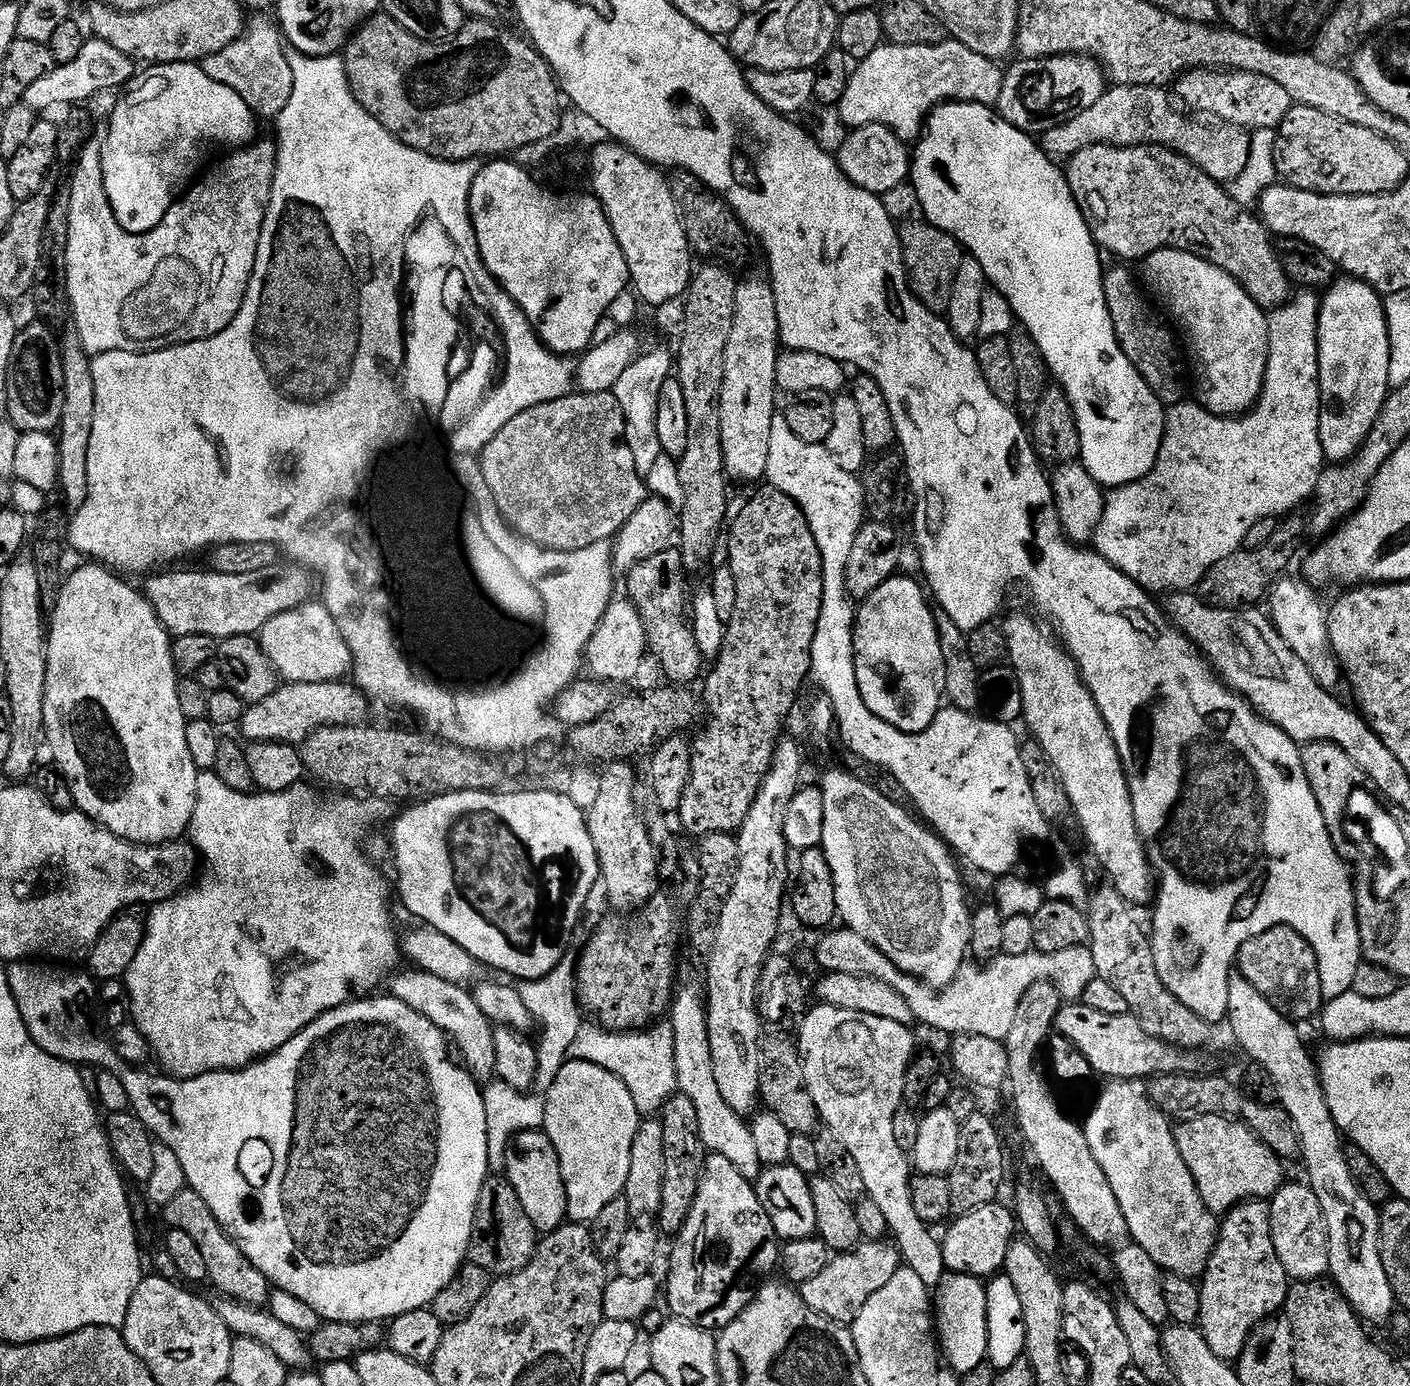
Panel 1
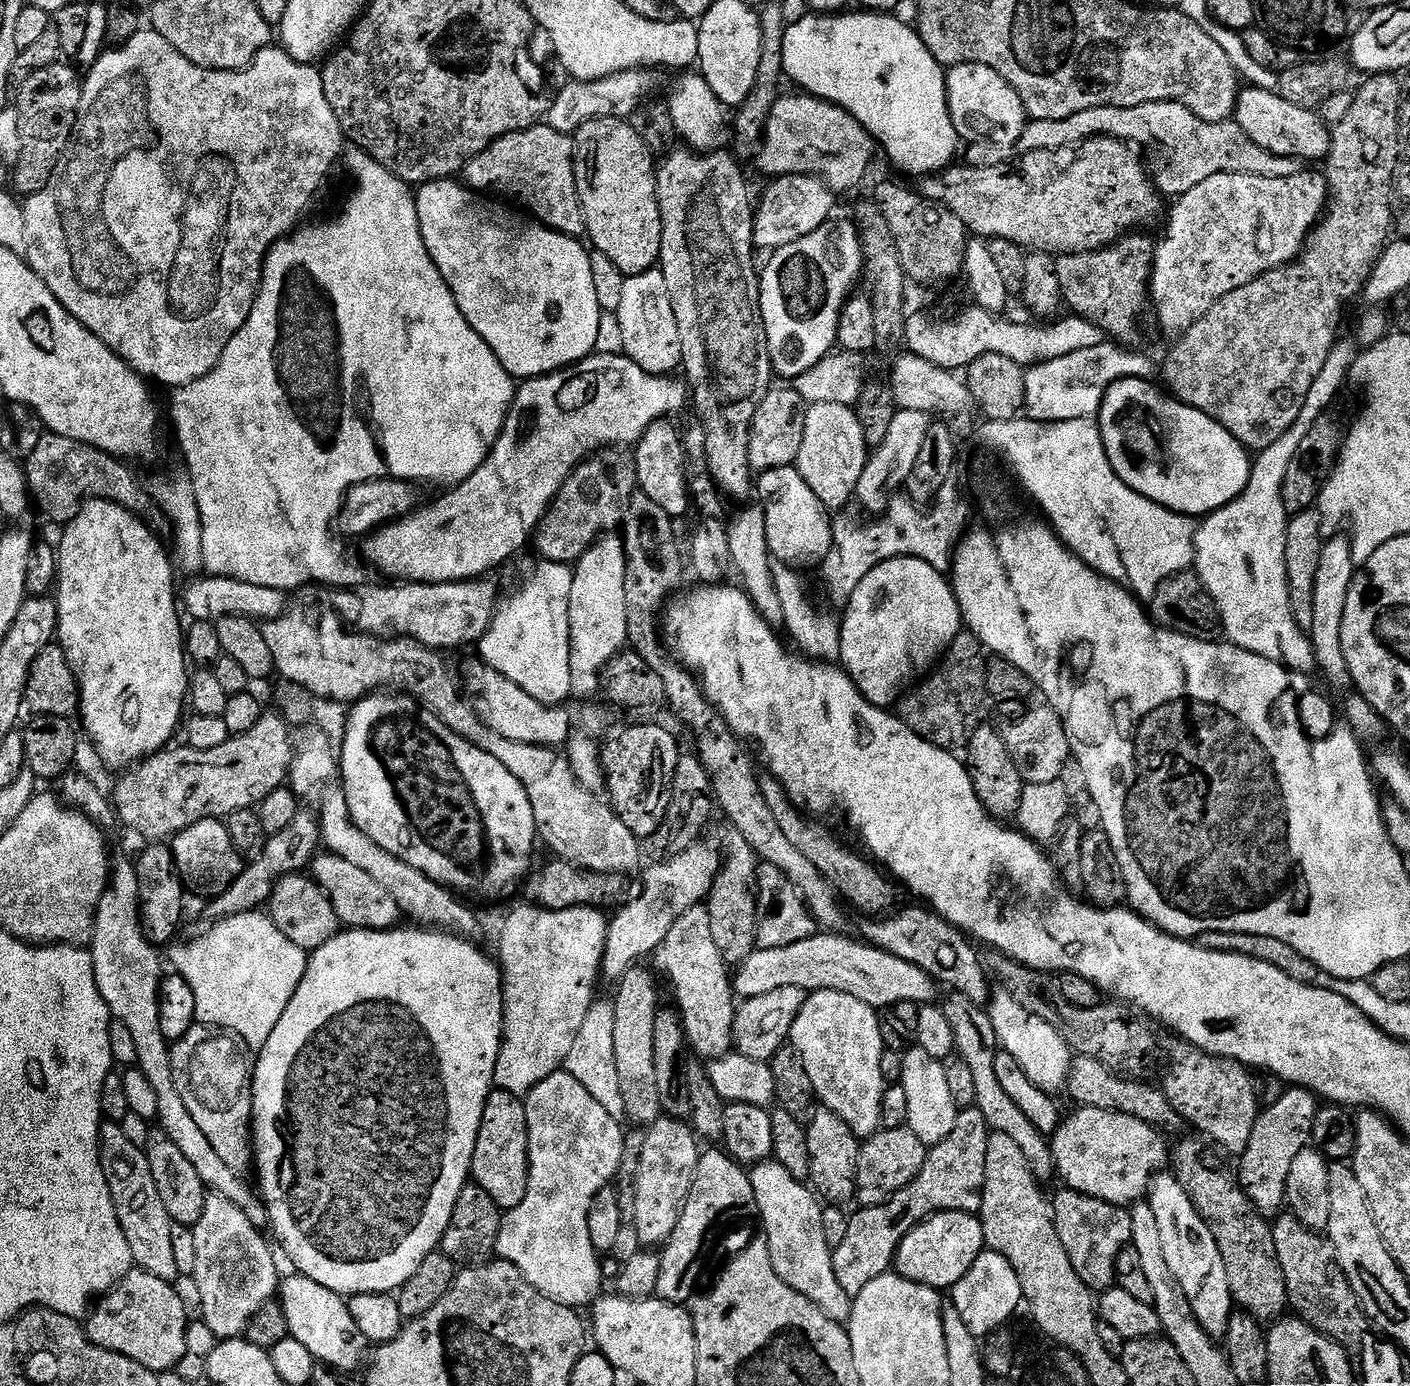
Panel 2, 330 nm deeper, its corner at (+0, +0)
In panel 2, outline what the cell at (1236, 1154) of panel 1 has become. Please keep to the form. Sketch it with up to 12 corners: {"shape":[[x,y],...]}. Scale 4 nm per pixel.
{"shape":[[1080,1106],[1051,1133],[1067,1187],[1121,1206],[1170,1156],[1159,1127]]}

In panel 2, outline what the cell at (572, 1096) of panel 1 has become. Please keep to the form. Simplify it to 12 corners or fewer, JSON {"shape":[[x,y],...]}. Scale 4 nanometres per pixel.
{"shape":[[577,1076],[527,1093],[526,1196],[495,1251],[569,1306],[601,1295],[588,1211],[624,1132]]}

